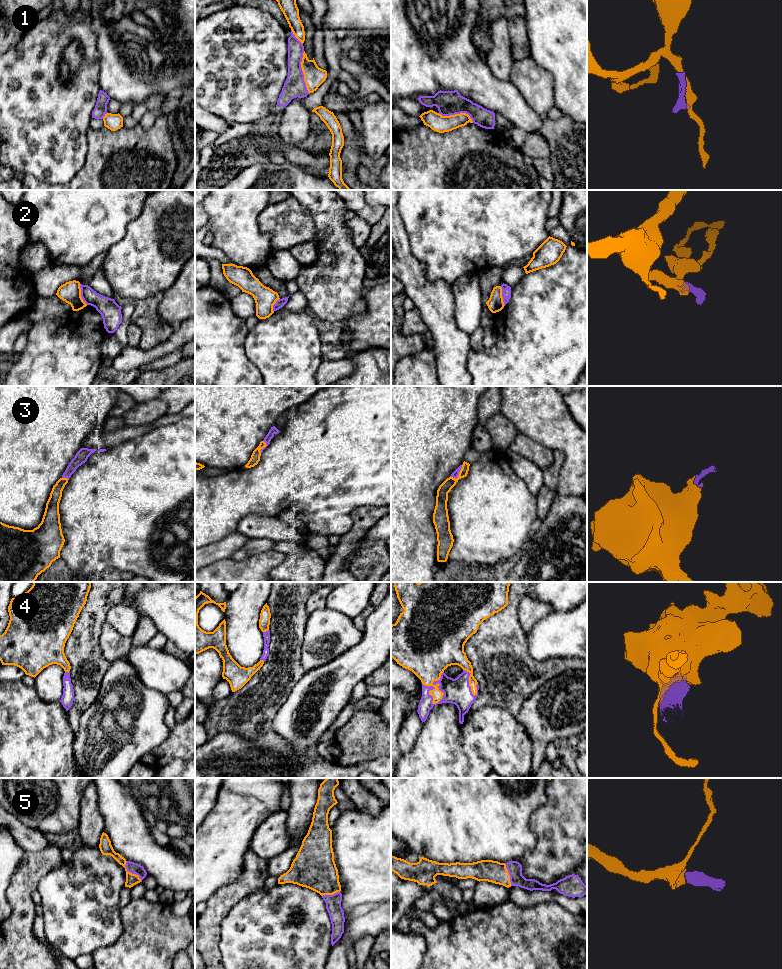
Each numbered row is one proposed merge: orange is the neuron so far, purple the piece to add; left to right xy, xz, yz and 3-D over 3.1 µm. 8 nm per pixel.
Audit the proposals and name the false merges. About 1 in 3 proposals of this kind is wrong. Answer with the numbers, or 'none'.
1, 2

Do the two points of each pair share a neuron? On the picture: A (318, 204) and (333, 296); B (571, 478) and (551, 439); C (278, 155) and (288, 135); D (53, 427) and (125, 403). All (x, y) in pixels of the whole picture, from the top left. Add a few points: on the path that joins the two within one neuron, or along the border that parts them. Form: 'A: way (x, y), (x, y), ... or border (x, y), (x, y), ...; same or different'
A: way (331, 227), (335, 250), (339, 255), (338, 273); same
B: way (571, 467), (571, 454), (562, 445); same
C: border (277, 133), (289, 146), (294, 146), (306, 136); different
D: border (118, 396), (110, 416); different

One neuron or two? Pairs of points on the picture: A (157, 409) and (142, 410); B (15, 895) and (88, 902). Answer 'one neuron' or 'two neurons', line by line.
A: one neuron
B: two neurons

